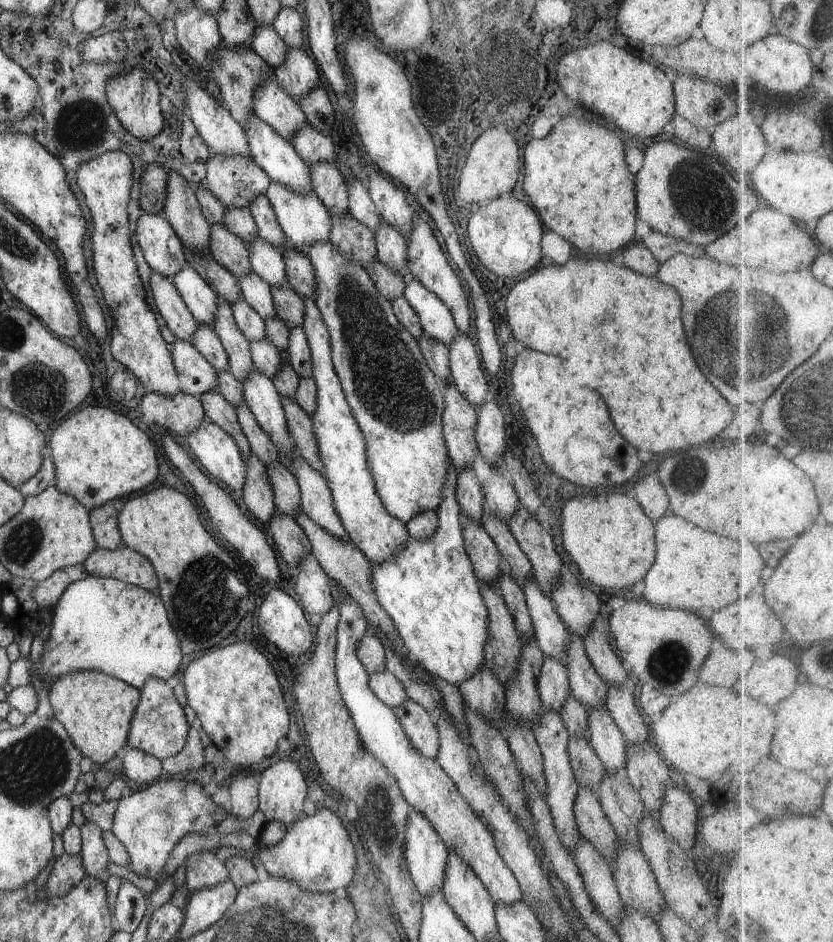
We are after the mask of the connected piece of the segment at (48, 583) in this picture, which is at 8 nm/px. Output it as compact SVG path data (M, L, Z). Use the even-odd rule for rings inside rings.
M83 564L56 570L49 578L37 583L33 597L41 608L52 610L68 586L88 576Z

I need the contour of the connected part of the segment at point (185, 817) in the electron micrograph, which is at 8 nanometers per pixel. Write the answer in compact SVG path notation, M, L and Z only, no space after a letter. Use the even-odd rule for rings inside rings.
M159 780L156 784L152 784L152 786L148 786L145 788L144 786L134 787L134 794L130 794L130 796L126 796L126 798L119 799L117 805L117 810L115 811L113 817L113 826L111 832L114 834L115 838L118 838L118 841L125 847L125 850L128 852L130 856L130 865L128 870L135 872L139 876L144 876L146 878L151 878L157 880L157 877L161 875L163 872L163 867L166 865L167 859L170 857L170 852L174 849L174 846L177 846L177 843L182 840L182 838L191 833L201 833L205 834L209 831L217 828L218 823L214 821L214 810L219 807L216 803L213 802L211 796L207 796L203 792L203 786L199 782L185 782L182 780Z

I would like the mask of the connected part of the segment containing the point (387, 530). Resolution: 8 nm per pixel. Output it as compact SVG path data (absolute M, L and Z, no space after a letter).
M303 298L305 318L301 328L311 353L312 378L317 387L316 409L311 416L318 455L332 496L333 506L349 540L371 564L385 562L396 555L410 537L406 526L385 510L375 490L367 464L365 439L351 414L340 380L331 362L331 339L315 302Z

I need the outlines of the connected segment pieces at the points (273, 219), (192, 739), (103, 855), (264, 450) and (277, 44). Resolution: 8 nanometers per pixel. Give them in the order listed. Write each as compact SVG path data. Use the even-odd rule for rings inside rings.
M260 194L254 198L254 201L247 208L257 225L257 234L260 239L282 251L289 248L287 237L281 230L274 210L265 195Z
M199 725L189 728L184 748L174 757L169 757L161 762L161 768L170 774L184 774L191 770L200 770L206 765L205 748L199 736Z
M86 821L79 828L81 831L81 850L79 854L85 866L85 872L90 877L95 877L106 884L110 877L106 870L110 860L103 842L103 831L89 821Z
M241 403L235 407L235 412L241 430L251 447L252 454L266 466L279 461L279 451L268 437L268 434L258 425L248 406Z
M257 26L250 40L252 50L273 69L280 68L286 58L288 47L274 32L273 26Z

